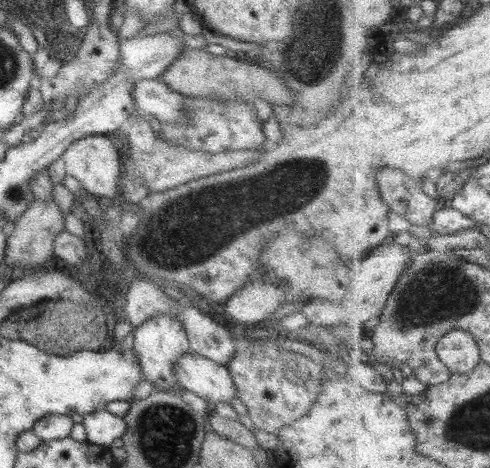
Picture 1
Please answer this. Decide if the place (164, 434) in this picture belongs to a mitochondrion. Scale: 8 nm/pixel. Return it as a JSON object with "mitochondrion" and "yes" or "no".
{"mitochondrion":"yes"}

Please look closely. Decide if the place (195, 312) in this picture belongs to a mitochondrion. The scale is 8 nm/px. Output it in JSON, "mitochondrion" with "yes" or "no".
{"mitochondrion":"no"}

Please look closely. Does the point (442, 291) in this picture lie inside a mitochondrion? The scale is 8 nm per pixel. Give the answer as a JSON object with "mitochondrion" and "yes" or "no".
{"mitochondrion":"yes"}

